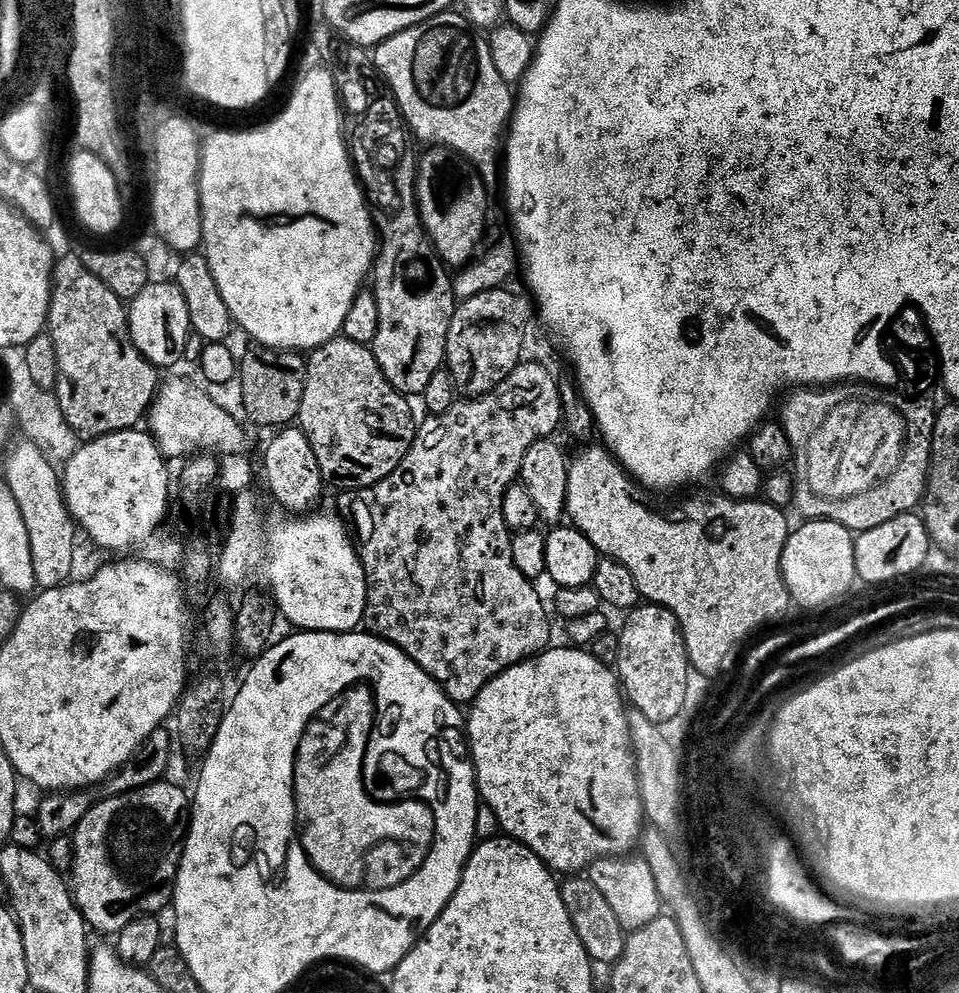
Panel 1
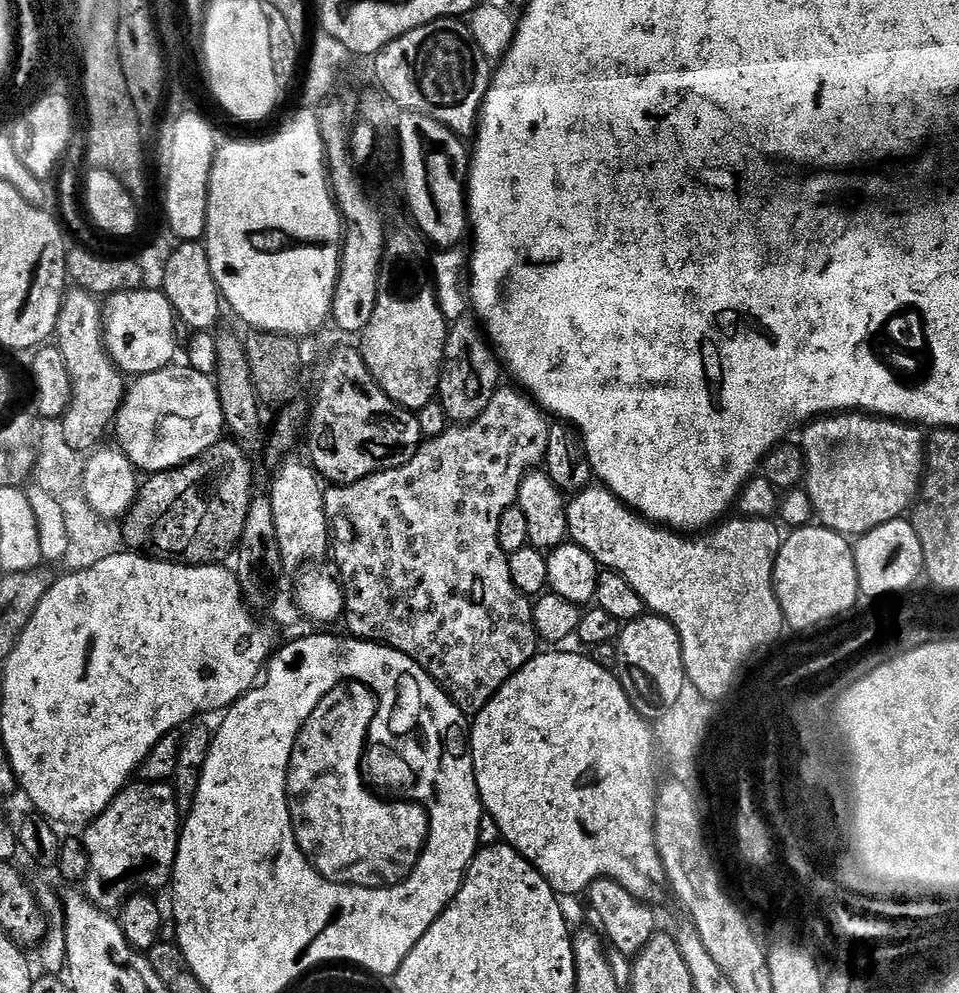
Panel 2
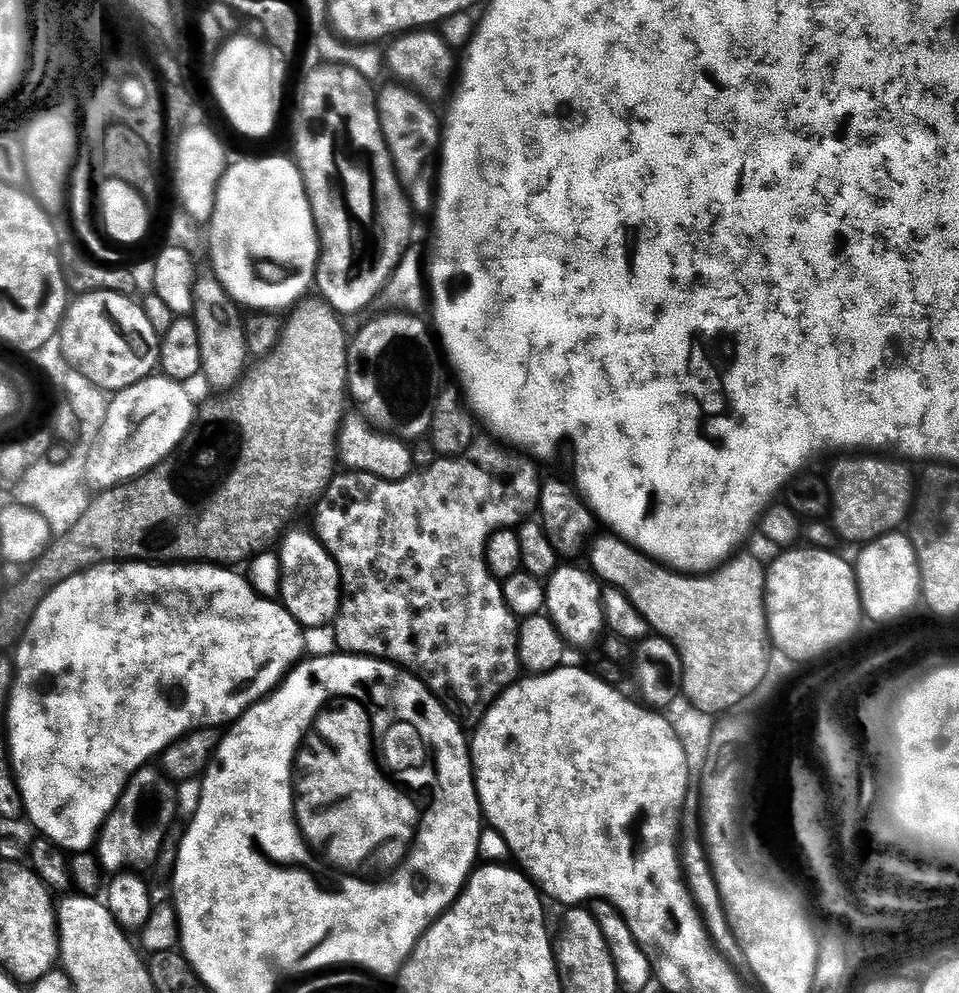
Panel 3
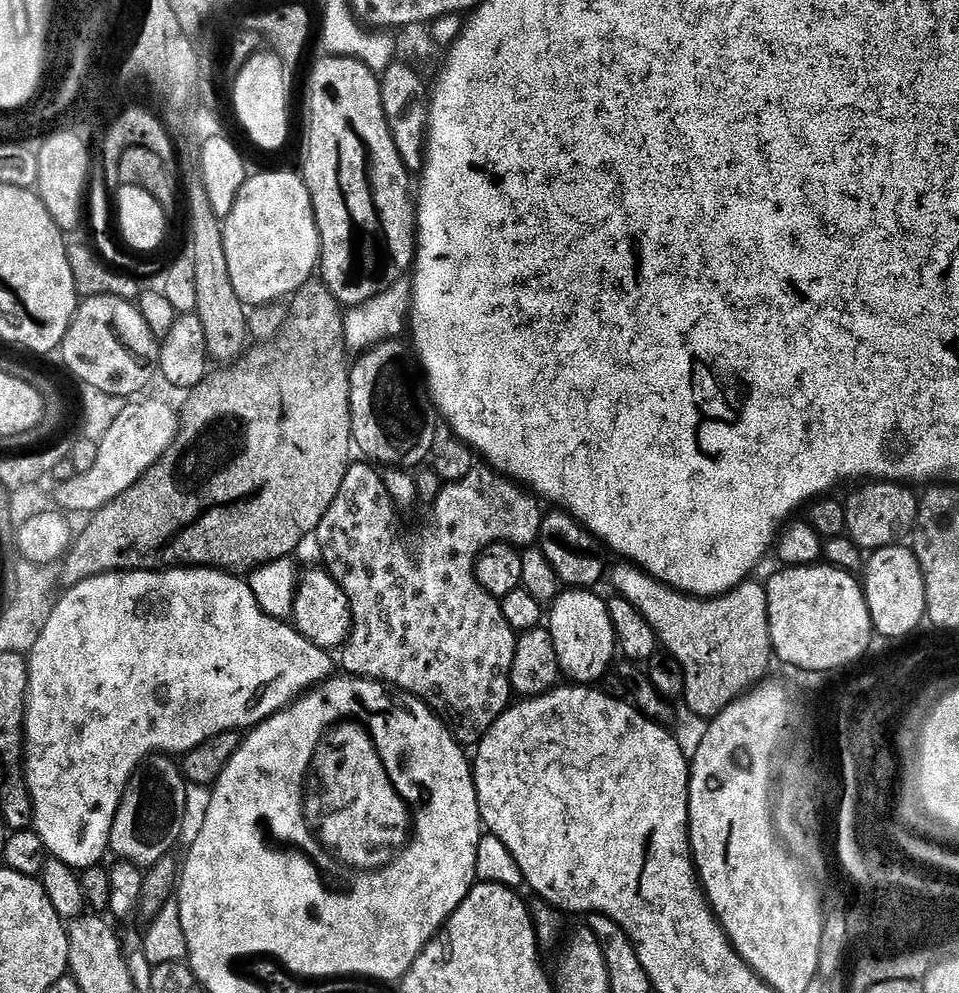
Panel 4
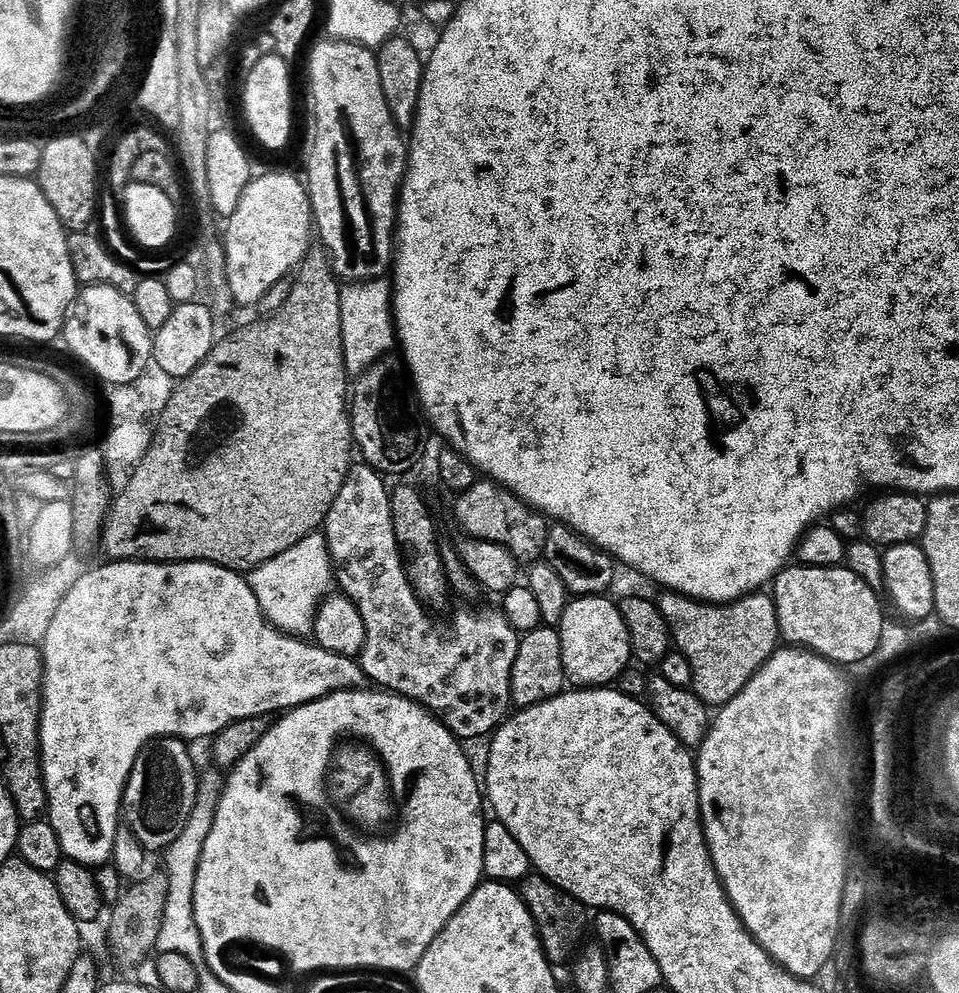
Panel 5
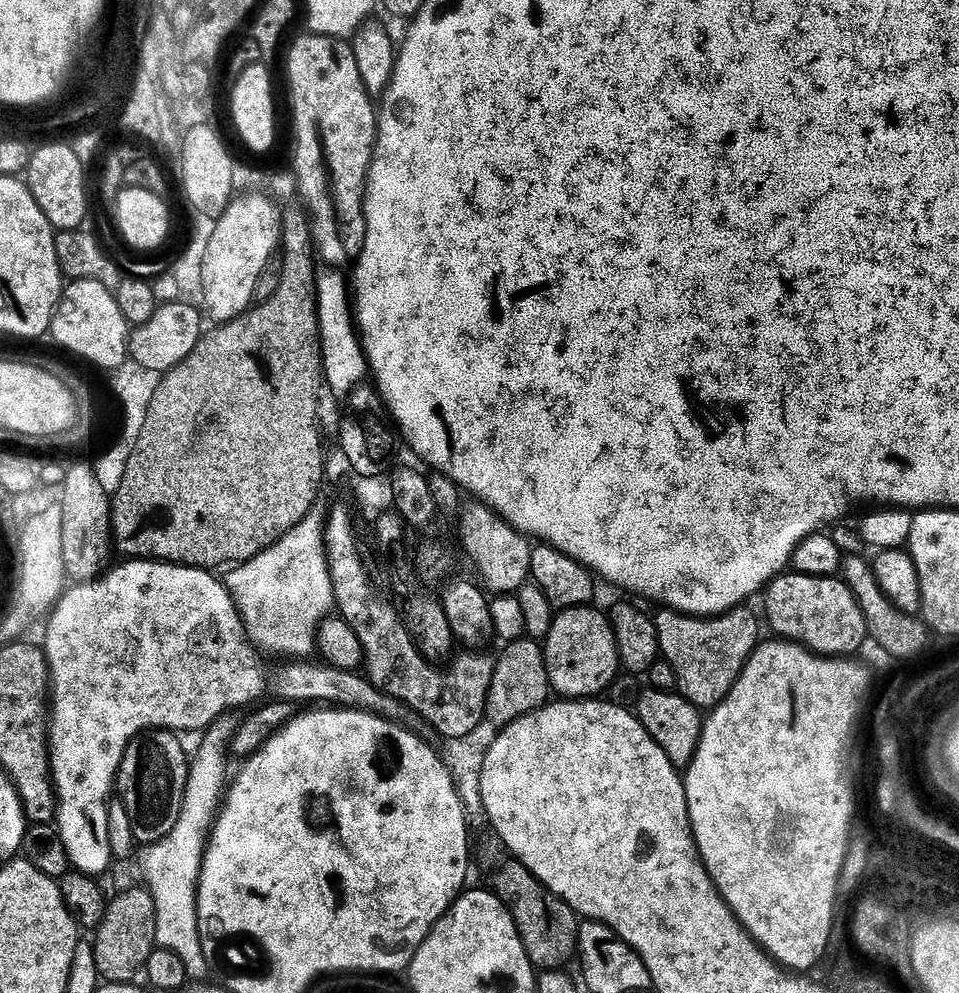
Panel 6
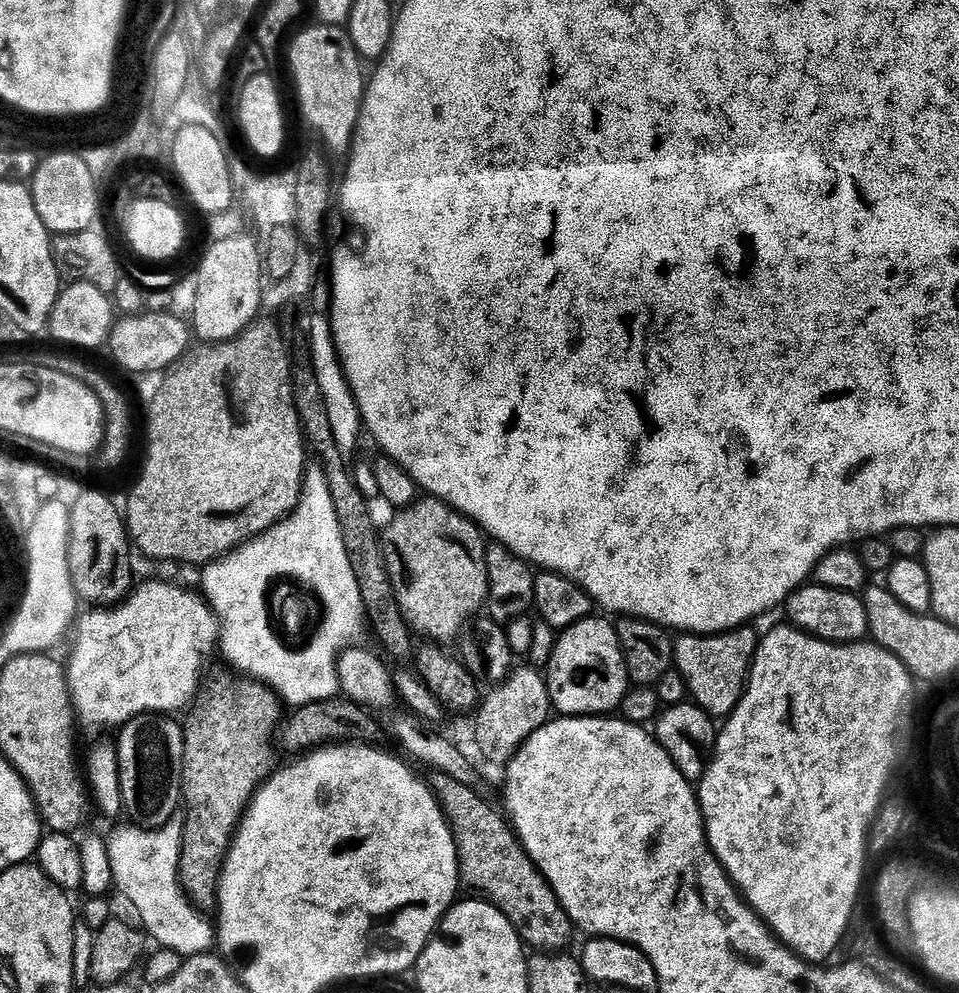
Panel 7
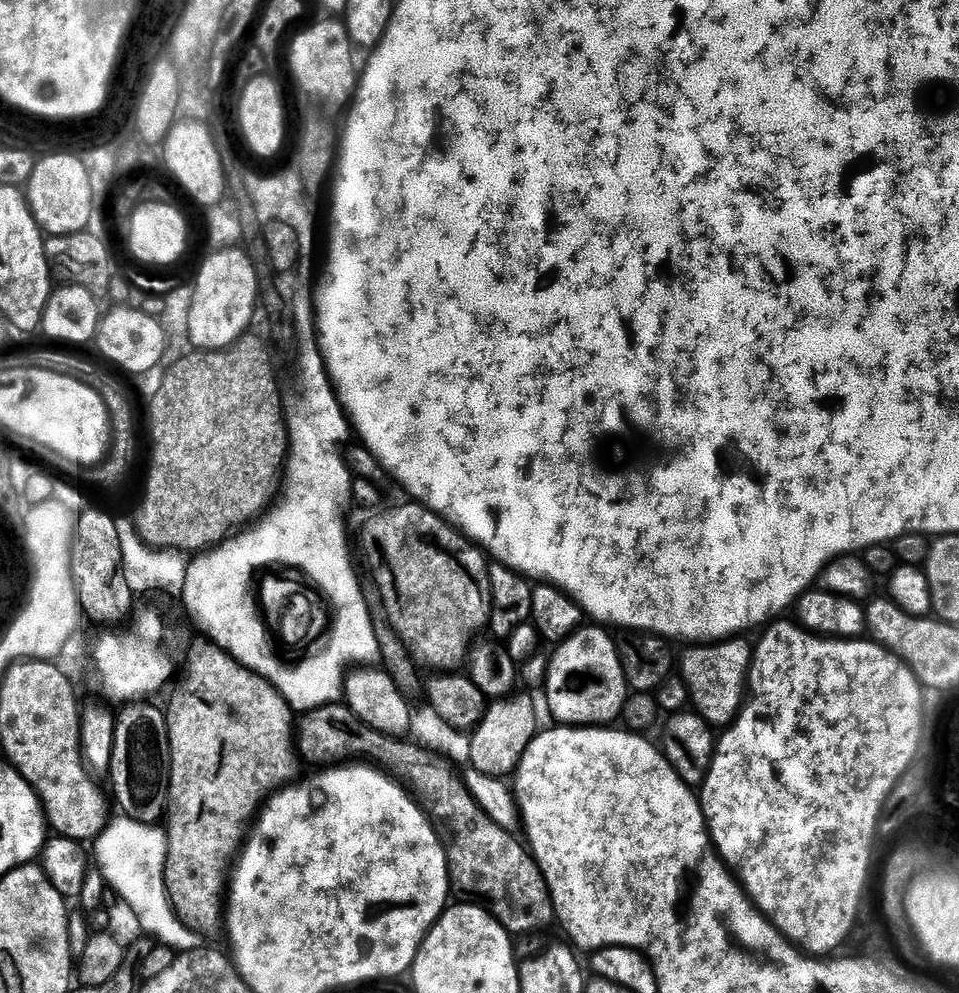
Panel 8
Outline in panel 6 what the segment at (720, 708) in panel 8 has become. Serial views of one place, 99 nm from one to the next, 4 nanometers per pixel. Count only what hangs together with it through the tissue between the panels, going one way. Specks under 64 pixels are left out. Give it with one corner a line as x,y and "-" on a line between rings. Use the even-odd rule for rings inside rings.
741,606
724,613
723,616
711,618
693,618
682,612
671,610
660,610
657,611
660,613
655,613
654,619
660,638
660,651
663,659
665,661
668,659
668,664
672,667
677,682
680,683
678,691
680,695
686,697
691,704
701,710
717,708
732,693
732,687
744,673
744,667
748,665
749,658
756,651
756,645
761,643
760,624
756,621
755,614
747,612
748,610
747,607

